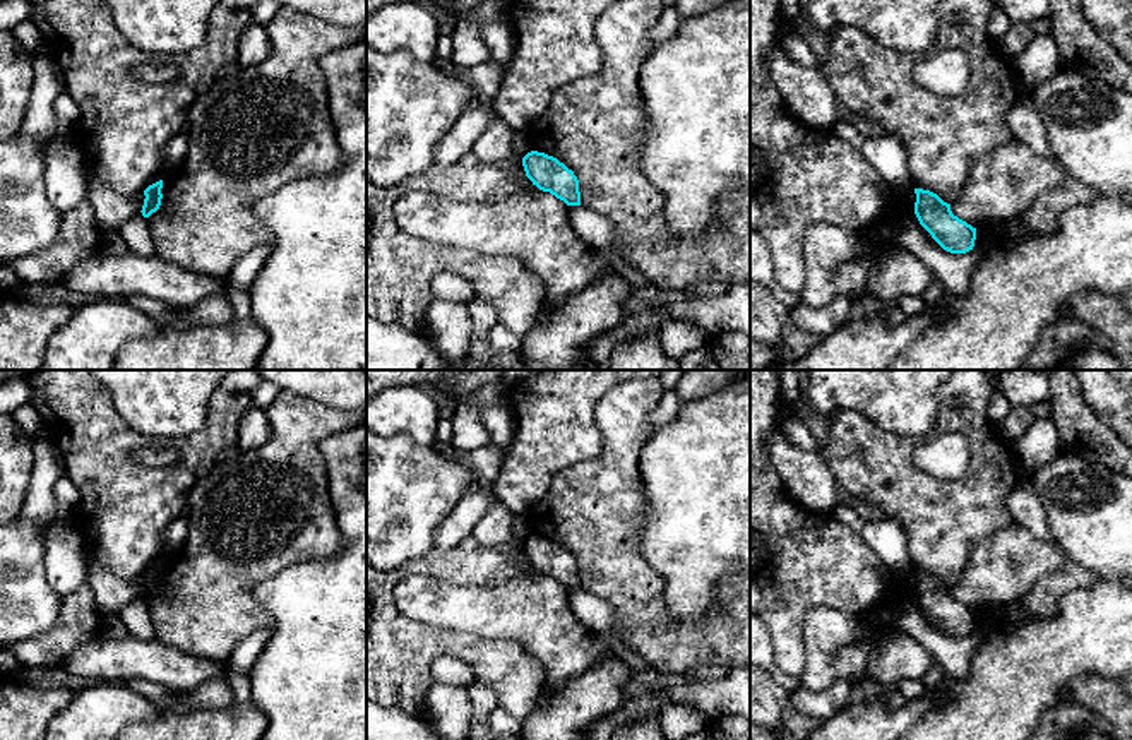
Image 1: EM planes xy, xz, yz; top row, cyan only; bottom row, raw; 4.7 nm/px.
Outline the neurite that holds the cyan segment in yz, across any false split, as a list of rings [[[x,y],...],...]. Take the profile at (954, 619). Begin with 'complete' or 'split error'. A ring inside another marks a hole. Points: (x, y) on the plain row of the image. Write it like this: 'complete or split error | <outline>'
complete | [[[915,572],[915,598],[920,608],[932,622],[950,637],[966,637],[973,634],[976,612],[952,598],[950,588],[944,586],[937,577]]]

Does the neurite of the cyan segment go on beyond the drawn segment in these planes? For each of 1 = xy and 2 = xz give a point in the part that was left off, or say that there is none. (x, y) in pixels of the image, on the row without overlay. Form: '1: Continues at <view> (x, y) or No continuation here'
1: No continuation here
2: No continuation here

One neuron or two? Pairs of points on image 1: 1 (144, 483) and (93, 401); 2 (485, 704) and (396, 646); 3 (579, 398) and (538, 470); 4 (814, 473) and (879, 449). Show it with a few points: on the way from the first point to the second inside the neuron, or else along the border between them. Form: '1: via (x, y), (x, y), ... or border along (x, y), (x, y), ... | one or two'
1: via (124, 463), (93, 432), (93, 422) | one
2: border along (475, 677), (492, 691), (495, 704) | two
3: via (562, 415), (538, 453) | one
4: border along (821, 451), (838, 485) | two

